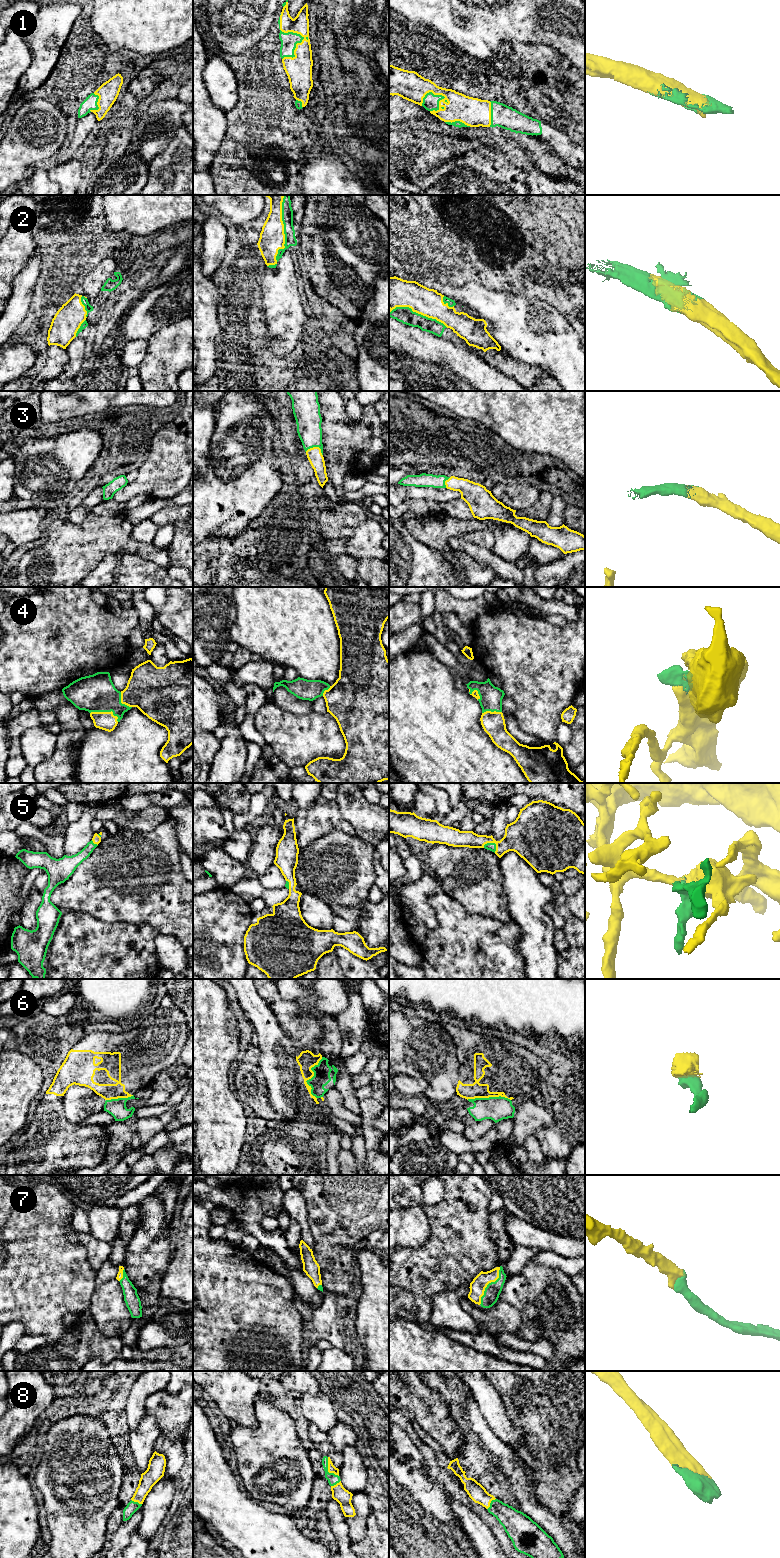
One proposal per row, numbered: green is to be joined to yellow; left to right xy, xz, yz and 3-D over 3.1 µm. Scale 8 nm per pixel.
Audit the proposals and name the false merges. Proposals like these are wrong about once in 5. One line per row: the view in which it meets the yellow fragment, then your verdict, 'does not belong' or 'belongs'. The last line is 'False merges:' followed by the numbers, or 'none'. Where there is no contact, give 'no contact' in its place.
1: meets yellow in xz; belongs
2: meets yellow in xz; belongs
3: meets yellow in xz; belongs
4: meets yellow in xy; belongs
5: meets yellow in yz; belongs
6: meets yellow in xz; does not belong
7: meets yellow in yz; belongs
8: meets yellow in xz; belongs
False merges: 6

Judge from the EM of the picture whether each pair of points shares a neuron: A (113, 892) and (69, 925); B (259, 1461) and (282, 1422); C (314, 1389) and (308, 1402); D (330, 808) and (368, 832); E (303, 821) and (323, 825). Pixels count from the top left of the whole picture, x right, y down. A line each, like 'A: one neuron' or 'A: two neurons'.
A: two neurons
B: one neuron
C: two neurons
D: two neurons
E: one neuron

